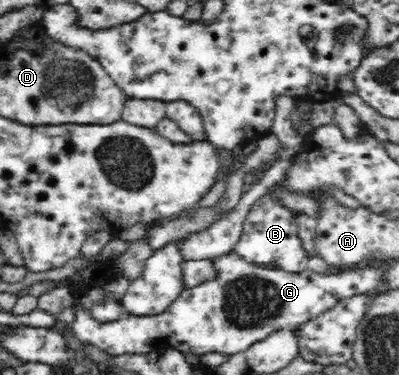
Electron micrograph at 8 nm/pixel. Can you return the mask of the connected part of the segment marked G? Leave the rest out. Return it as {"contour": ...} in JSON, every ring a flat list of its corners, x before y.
{"contour":[[235,252,217,256,217,278,202,282,195,287,187,288,170,305,157,316,139,316,125,309,112,321,101,323,92,317,90,309,74,302,71,306,73,320,71,330,75,338,83,345,91,345,107,351,114,357,121,355,149,354,149,352,172,348,183,356,203,356,217,353,231,356,247,350,252,344,265,340,267,336,277,331,297,334,303,324,315,320,322,312,334,307,339,300,363,292,372,287,382,273,376,268,353,269,337,274,317,274,307,269,303,272,287,272,265,264,252,264,242,260]]}

